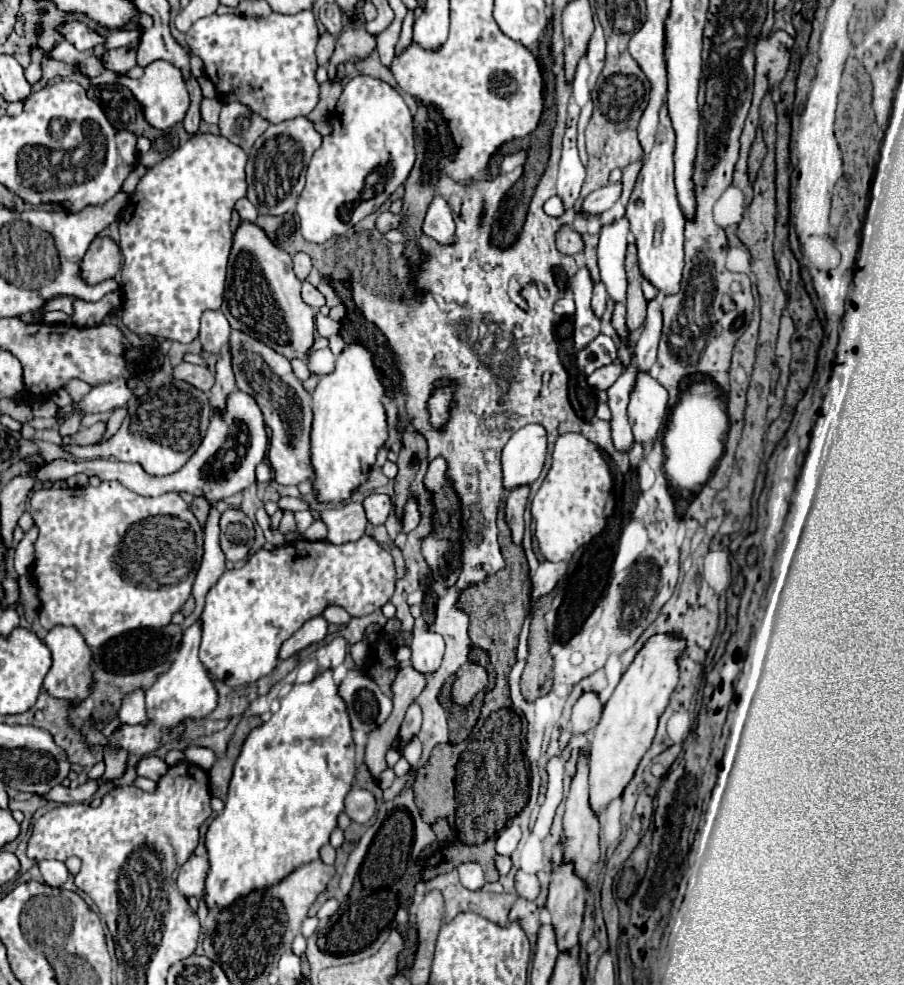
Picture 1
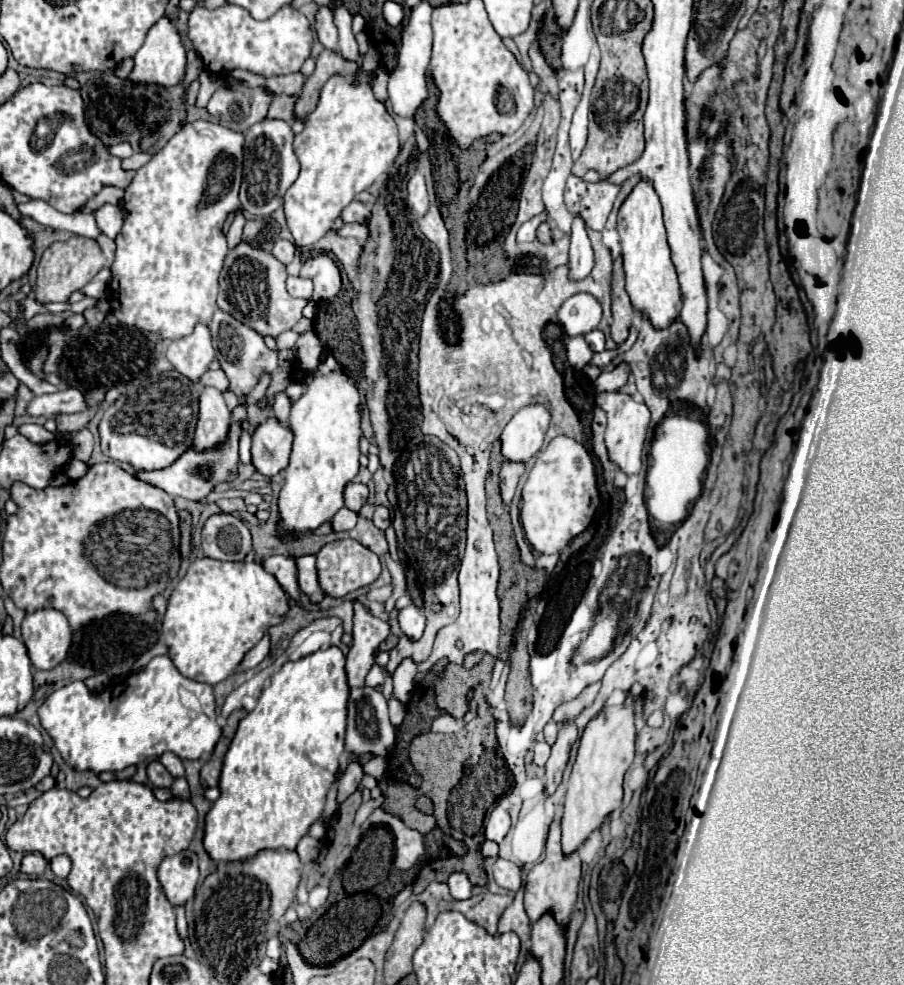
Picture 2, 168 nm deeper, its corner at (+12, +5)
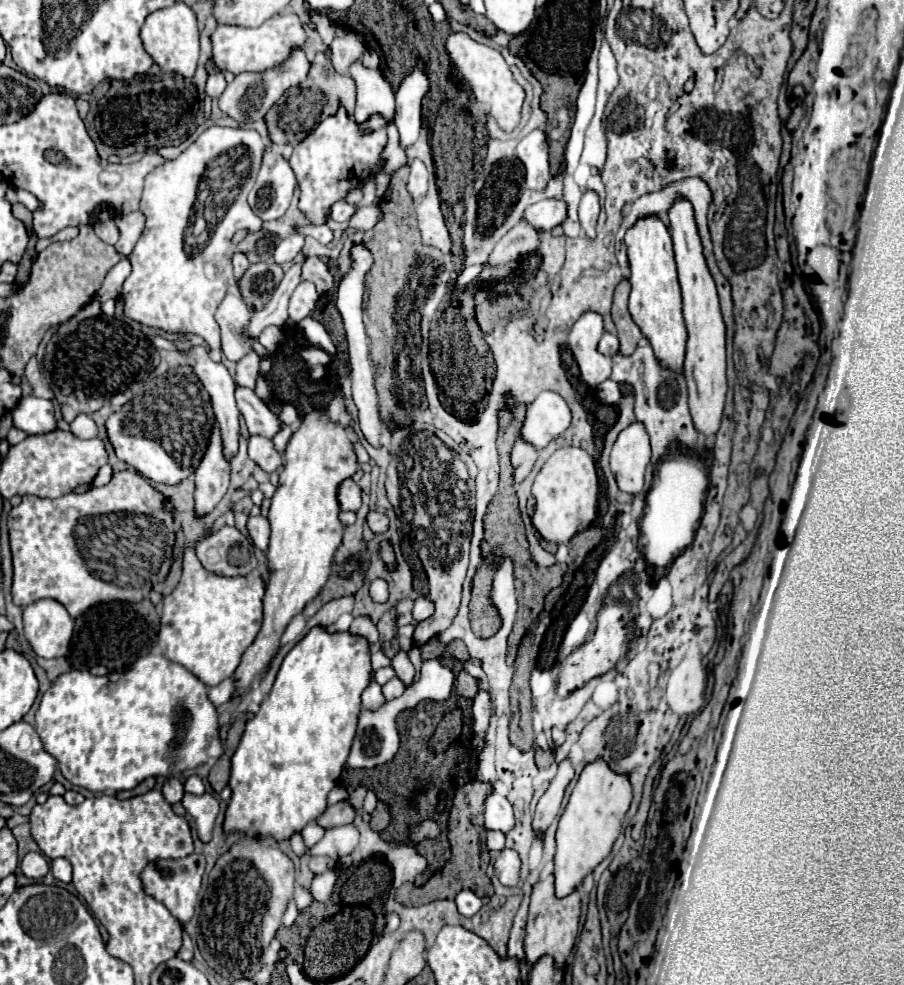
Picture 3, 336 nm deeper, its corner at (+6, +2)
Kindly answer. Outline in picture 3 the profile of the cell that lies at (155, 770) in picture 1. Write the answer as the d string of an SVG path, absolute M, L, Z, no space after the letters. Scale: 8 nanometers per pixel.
M168 778L162 786L162 794L166 798L168 804L176 804L182 800L184 796L184 788L182 788L182 782L178 778Z

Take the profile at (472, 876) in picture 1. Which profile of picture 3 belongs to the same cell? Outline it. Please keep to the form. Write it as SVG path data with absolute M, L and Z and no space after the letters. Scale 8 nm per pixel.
M460 890L456 896L456 906L462 916L474 916L482 908L482 900L472 890Z

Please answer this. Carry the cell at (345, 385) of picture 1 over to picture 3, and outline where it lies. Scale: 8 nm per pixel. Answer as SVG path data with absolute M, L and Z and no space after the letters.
M328 408L310 410L304 414L298 430L288 442L284 458L286 464L280 474L280 486L272 496L272 506L268 512L272 534L266 558L272 574L270 582L266 584L264 622L256 640L244 652L242 662L234 672L236 694L246 692L260 672L268 668L288 622L300 614L326 584L334 562L334 552L342 542L344 530L338 518L338 490L346 478L352 478L358 472L354 442L350 440L348 430L330 418Z

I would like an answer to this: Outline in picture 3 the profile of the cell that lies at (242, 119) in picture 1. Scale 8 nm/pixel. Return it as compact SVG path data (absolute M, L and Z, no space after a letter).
M296 50L292 52L292 56L278 68L274 68L272 72L262 72L262 74L238 74L234 78L234 82L230 82L224 90L224 94L218 98L218 108L234 118L236 122L240 124L246 124L246 122L256 122L256 120L262 120L266 116L266 112L280 100L280 96L294 84L300 84L310 72L310 62L306 58L304 52Z

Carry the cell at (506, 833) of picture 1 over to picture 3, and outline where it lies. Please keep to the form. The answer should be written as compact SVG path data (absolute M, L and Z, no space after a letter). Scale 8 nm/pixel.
M494 792L486 798L484 816L486 816L486 828L488 830L498 830L498 832L508 834L516 824L512 804L504 796L500 796L498 792Z

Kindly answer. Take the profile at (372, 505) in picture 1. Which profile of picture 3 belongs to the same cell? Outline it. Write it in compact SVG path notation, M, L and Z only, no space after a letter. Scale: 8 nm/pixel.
M348 478L340 484L340 492L338 492L338 500L340 500L340 508L342 510L352 510L352 512L358 512L360 504L362 504L362 490L360 486Z

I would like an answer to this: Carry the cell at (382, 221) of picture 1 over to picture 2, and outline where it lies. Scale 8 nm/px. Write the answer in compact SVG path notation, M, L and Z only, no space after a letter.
M352 201L342 211L342 221L344 223L362 223L362 225L366 225L368 219L370 219L370 209L360 201Z

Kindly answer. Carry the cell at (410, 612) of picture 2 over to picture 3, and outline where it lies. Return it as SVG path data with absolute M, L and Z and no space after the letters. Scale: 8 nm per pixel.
M418 596L416 602L414 602L414 610L412 610L412 616L416 622L422 622L422 620L428 620L432 616L434 608L432 608L432 602L424 596Z

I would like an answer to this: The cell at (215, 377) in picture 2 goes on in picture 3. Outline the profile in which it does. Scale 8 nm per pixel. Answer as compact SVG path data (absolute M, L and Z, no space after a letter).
M238 386L234 396L238 410L246 420L248 432L264 438L274 438L274 434L280 430L280 424L278 418L270 412L270 408L262 400L258 400L258 396L250 388Z

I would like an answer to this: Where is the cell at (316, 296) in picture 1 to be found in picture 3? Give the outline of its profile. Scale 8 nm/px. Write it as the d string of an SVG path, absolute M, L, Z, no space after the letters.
M300 282L290 298L290 318L302 320L308 316L308 312L316 306L318 292L312 282Z

